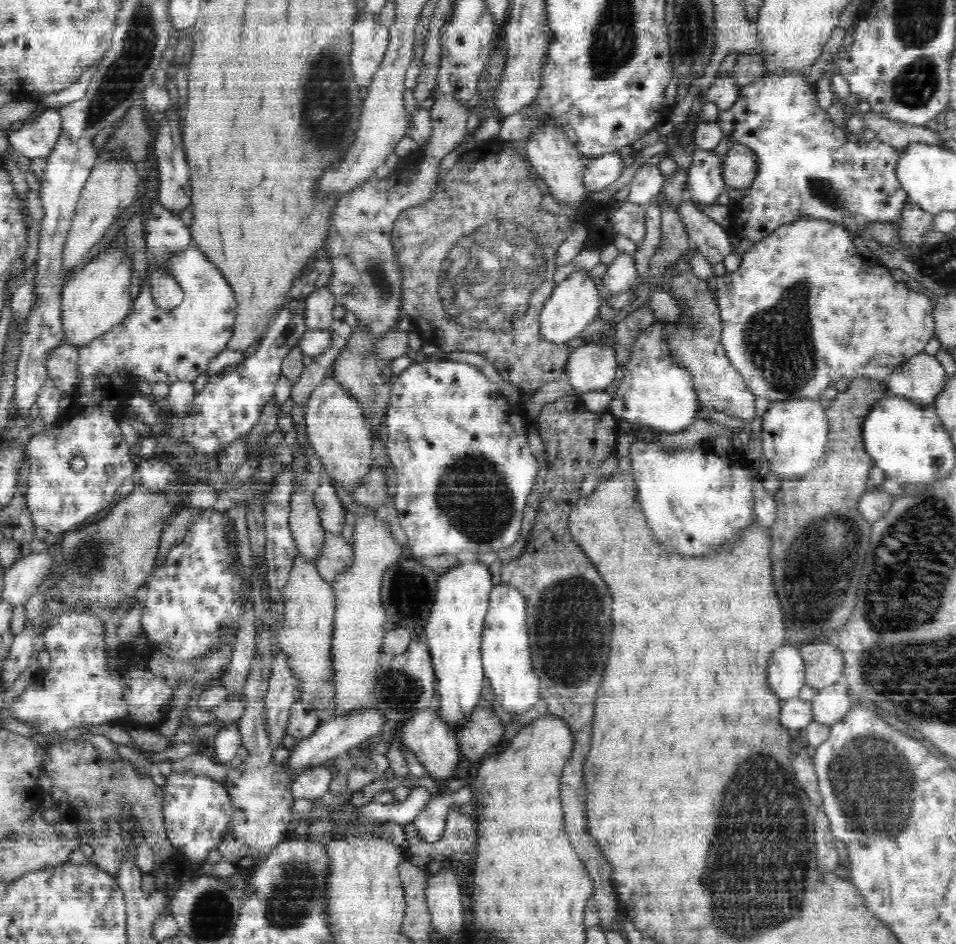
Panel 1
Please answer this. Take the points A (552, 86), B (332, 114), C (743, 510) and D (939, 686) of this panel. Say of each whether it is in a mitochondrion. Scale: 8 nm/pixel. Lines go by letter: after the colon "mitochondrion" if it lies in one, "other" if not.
A: other
B: mitochondrion
C: other
D: mitochondrion

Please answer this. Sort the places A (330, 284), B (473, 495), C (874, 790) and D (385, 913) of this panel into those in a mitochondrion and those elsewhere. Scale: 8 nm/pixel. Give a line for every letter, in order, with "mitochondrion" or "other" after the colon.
A: other
B: mitochondrion
C: mitochondrion
D: other

